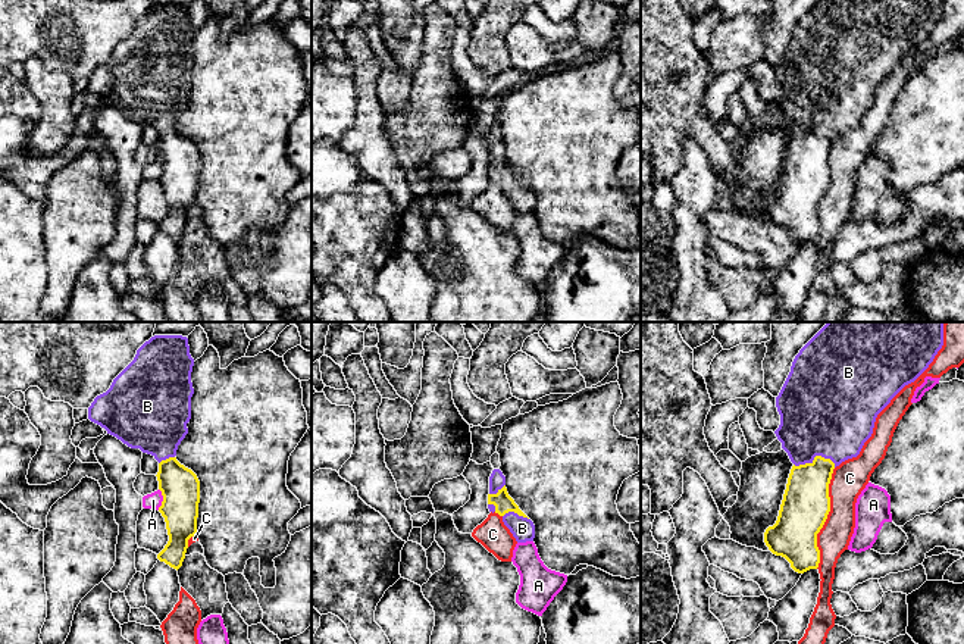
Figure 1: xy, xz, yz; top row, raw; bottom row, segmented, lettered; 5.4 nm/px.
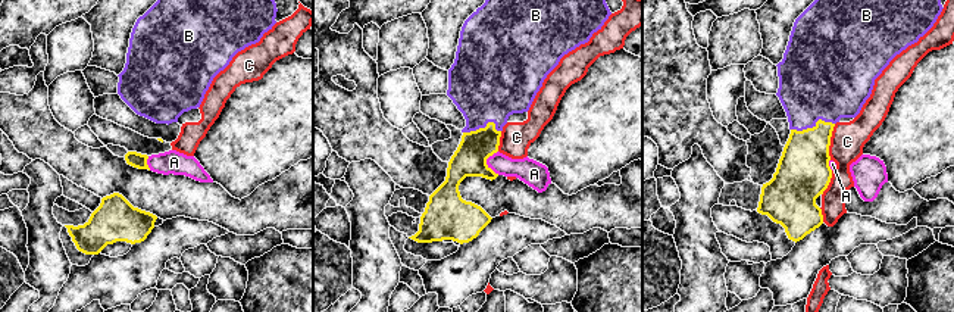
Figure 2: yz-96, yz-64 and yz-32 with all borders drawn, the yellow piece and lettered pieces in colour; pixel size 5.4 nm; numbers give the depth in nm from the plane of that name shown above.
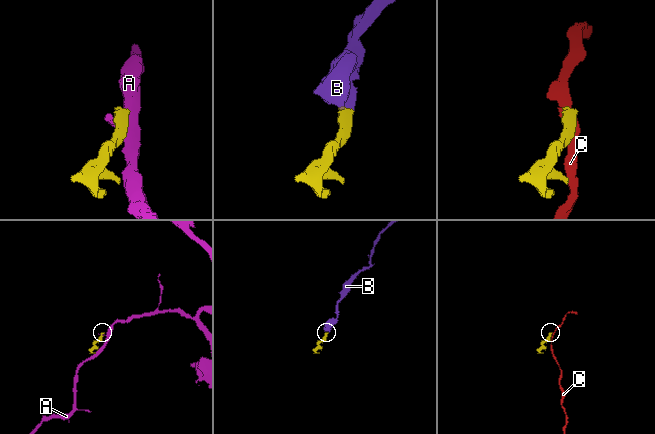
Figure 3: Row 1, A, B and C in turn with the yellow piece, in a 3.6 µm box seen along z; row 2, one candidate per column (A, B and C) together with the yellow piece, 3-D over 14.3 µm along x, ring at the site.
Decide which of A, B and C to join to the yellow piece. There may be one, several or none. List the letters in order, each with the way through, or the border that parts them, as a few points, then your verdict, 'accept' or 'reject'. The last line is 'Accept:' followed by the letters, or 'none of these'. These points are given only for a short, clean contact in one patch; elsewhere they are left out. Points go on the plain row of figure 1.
A: border along xy (159, 159), (162, 175), (157, 180); reject
B: runs through yz (806, 172), (814, 128), (826, 84); accept
C: reject
Accept: B

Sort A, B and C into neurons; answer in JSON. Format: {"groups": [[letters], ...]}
{"groups": [["A"], ["B"], ["C"]]}

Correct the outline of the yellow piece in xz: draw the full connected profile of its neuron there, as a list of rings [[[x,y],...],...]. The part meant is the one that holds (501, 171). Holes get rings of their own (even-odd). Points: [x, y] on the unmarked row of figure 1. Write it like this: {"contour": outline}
{"contour": [[[494,140],[489,147],[488,179],[503,188],[517,213],[533,212],[535,196],[508,166],[506,147],[500,140]]]}

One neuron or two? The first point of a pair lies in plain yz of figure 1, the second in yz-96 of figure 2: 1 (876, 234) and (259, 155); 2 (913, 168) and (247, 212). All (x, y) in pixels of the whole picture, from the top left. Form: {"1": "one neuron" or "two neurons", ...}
{"1": "two neurons", "2": "two neurons"}

